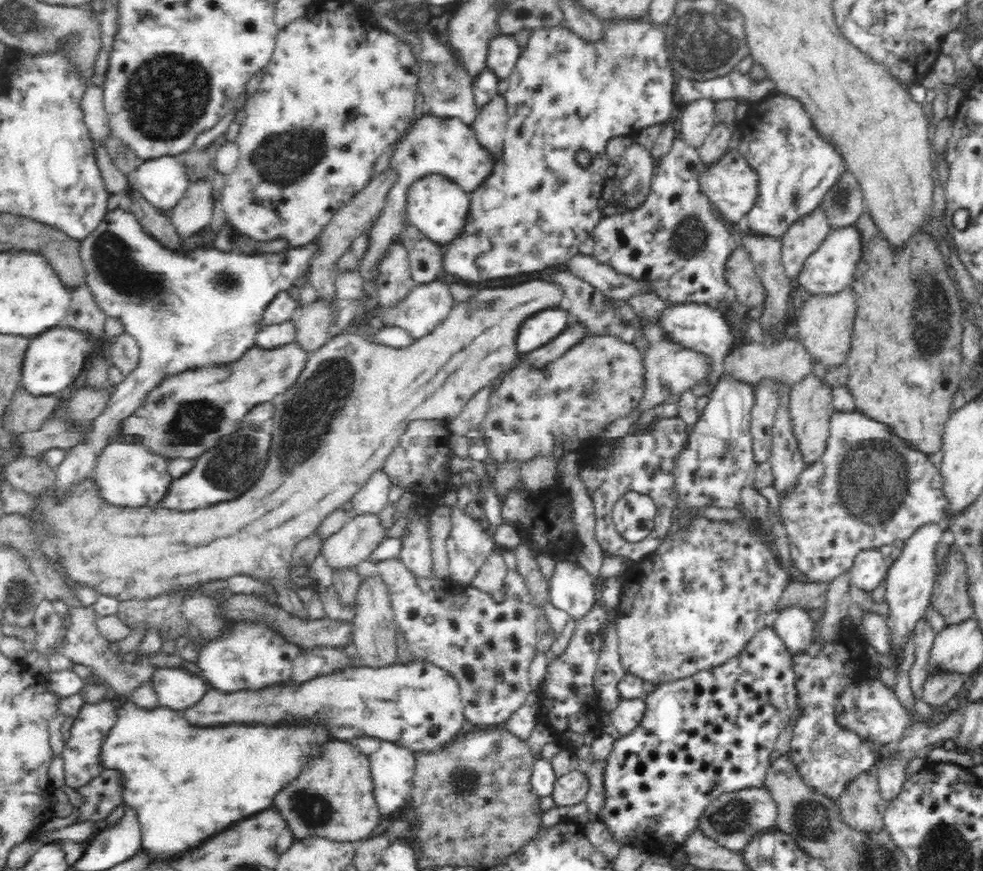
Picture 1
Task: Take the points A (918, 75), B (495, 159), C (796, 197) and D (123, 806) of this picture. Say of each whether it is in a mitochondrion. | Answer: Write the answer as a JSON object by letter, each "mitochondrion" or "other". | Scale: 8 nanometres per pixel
{"A":"other","B":"other","C":"mitochondrion","D":"other"}

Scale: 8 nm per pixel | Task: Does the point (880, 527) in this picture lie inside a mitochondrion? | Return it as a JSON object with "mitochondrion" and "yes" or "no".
{"mitochondrion":"yes"}

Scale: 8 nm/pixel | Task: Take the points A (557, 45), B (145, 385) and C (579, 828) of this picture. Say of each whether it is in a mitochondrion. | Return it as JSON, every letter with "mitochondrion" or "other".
{"A":"other","B":"other","C":"other"}

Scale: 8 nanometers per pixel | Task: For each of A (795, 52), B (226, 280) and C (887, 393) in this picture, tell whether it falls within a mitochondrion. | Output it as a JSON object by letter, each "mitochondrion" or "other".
{"A":"other","B":"mitochondrion","C":"other"}

